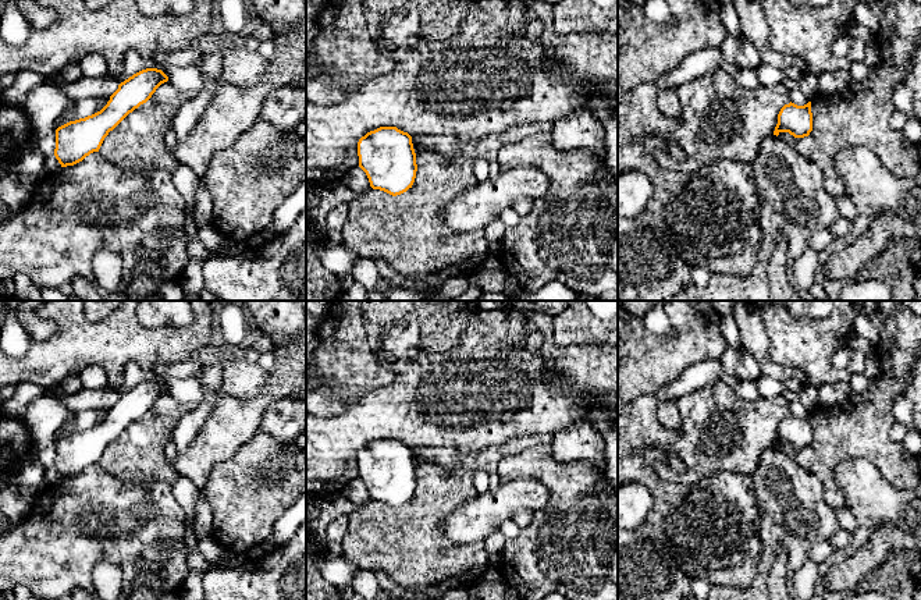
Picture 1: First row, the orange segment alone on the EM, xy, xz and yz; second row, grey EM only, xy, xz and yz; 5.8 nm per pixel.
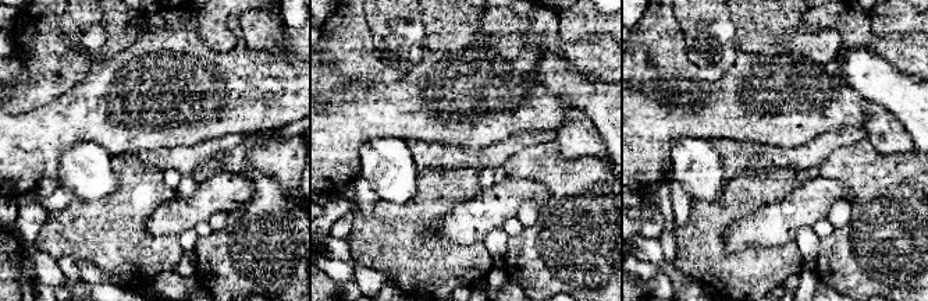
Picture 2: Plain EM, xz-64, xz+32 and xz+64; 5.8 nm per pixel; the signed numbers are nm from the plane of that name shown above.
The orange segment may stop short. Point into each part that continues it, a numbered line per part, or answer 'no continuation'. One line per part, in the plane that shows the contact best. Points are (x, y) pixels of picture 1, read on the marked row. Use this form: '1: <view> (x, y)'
no continuation

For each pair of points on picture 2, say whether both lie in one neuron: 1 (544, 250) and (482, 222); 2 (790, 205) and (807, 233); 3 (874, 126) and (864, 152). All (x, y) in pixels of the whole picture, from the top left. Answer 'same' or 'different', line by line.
1: different
2: different
3: different

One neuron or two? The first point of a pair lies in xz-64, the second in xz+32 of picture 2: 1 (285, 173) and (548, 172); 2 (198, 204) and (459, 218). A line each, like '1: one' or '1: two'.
1: two
2: one

